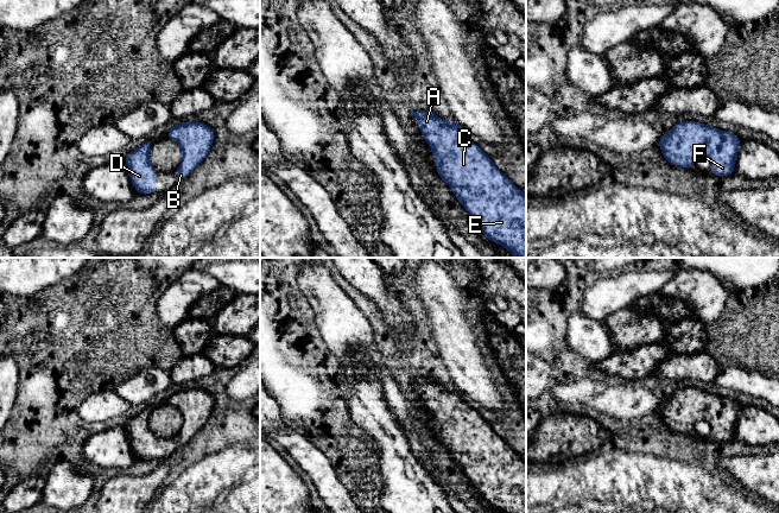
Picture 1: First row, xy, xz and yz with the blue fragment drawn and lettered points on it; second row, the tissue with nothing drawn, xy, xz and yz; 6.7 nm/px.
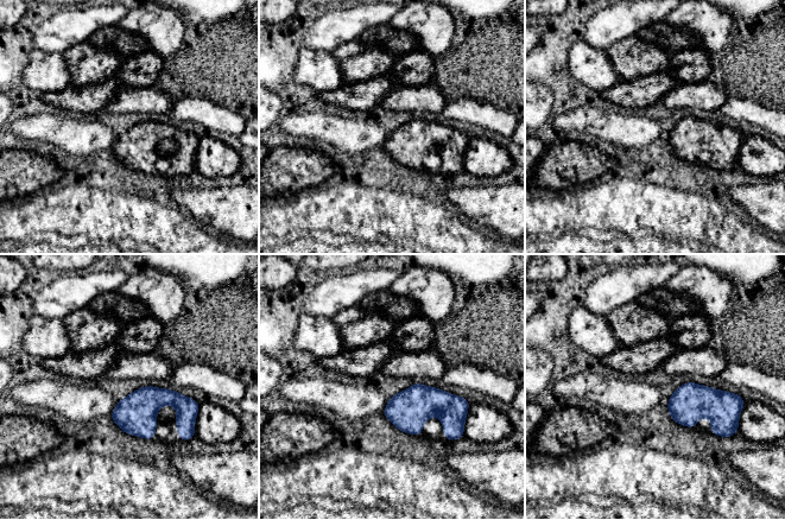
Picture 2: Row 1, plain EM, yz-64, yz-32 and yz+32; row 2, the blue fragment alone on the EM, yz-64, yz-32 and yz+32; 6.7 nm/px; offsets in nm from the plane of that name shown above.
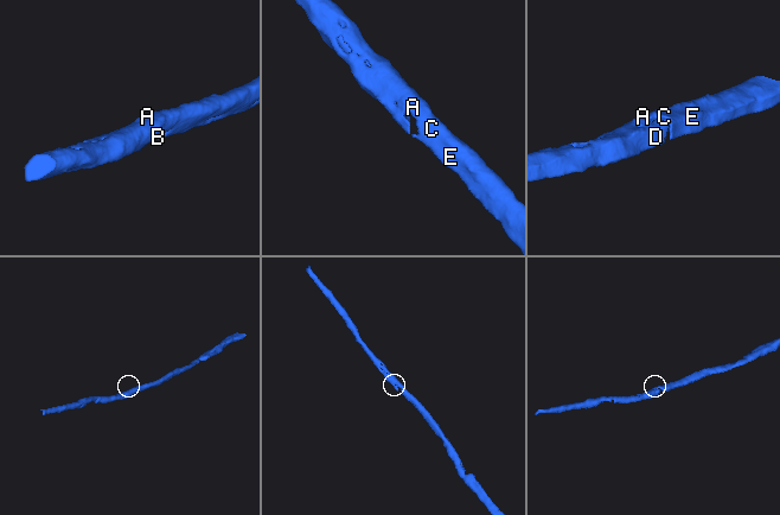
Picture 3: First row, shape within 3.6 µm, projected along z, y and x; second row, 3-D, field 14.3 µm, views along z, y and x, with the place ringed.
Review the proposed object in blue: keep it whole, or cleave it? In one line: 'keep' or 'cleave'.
keep

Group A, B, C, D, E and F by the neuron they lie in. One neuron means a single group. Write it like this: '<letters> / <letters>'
A B C D E F

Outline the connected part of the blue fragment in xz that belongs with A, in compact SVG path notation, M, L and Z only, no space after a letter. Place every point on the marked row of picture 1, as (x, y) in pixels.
M431 109L410 113L432 147L436 172L450 185L484 236L511 251L515 258L526 258L526 196L467 138L456 121L443 121Z

